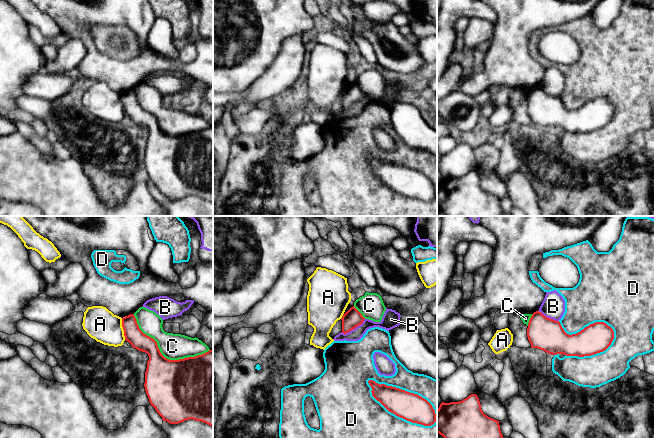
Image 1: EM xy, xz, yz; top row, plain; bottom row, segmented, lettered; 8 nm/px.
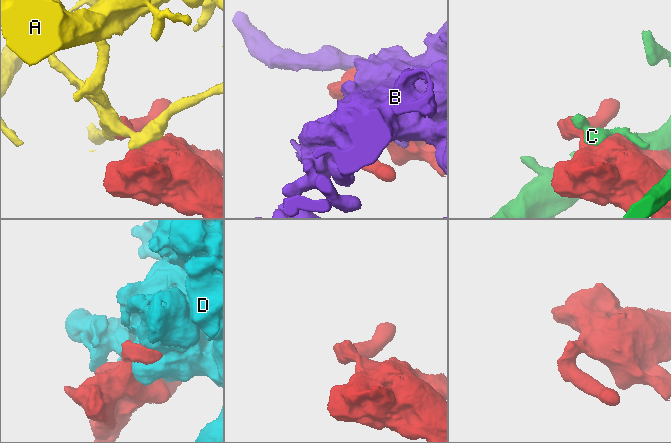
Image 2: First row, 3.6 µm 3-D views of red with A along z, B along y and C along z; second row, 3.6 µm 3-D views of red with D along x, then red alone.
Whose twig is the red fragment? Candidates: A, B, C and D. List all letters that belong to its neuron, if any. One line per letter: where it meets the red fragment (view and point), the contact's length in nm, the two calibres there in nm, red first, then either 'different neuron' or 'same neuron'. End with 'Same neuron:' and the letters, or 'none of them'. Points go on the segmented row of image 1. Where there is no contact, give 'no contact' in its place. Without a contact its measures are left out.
A: meets red in xy at (123, 329); contact 180 nm long; 140 nm thick on the red side, 260 nm on the other; different neuron
B: meets red in xz at (353, 328); contact 220 nm long; 150 nm thick on the red side, 100 nm on the other; different neuron
C: meets red in xy at (163, 356); contact 700 nm long; 420 nm thick on the red side, 200 nm on the other; different neuron
D: meets red in xz at (406, 391); contact 650 nm long; 220 nm thick on the red side, 200 nm on the other; different neuron
Same neuron: none of them

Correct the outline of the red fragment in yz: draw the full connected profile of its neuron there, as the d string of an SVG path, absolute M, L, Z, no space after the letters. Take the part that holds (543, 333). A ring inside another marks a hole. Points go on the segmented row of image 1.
M536 311L529 320L527 337L532 348L546 353L584 357L605 351L614 339L614 331L604 322L595 322L569 335L559 321Z

